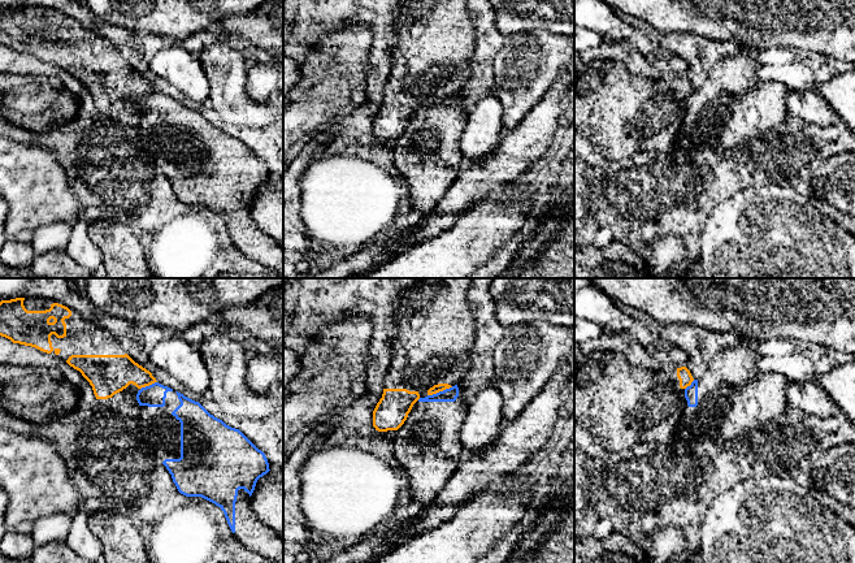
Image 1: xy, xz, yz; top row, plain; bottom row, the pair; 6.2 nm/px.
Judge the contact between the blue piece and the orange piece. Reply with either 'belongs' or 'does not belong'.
does not belong

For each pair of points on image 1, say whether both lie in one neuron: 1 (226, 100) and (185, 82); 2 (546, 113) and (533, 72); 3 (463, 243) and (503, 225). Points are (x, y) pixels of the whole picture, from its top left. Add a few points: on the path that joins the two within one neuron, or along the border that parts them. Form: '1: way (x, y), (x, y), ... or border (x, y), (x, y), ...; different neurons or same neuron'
1: border (200, 63), (208, 81), (207, 102); different neurons
2: border (560, 73), (554, 85), (521, 120); different neurons
3: way (473, 239), (487, 225), (493, 225); same neuron

